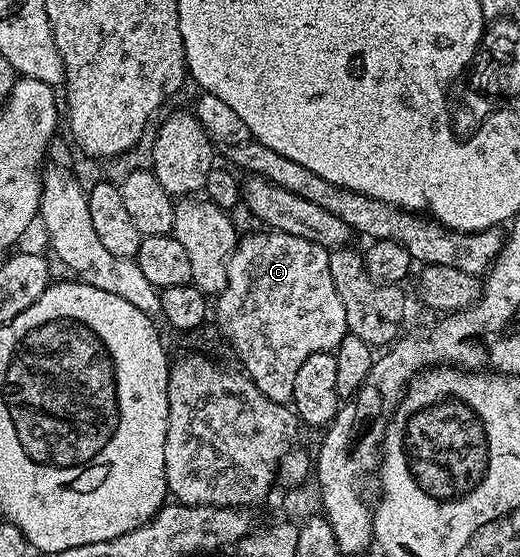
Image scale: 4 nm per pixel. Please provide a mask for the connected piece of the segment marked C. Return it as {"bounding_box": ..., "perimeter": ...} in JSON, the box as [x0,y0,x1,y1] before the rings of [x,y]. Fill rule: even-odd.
{"bounding_box":[216,229,348,404],"perimeter":[[[258,229],[251,235],[243,234],[238,240],[238,246],[234,248],[232,257],[228,263],[228,281],[225,289],[216,297],[218,303],[218,327],[222,330],[224,338],[230,342],[230,347],[234,350],[234,355],[239,359],[241,370],[268,397],[277,403],[289,404],[294,398],[296,389],[296,372],[299,371],[300,365],[312,357],[312,353],[335,352],[340,345],[340,341],[348,333],[346,330],[346,318],[344,317],[344,305],[340,302],[340,293],[336,293],[336,285],[332,282],[332,273],[330,272],[330,251],[320,246],[319,243],[304,241],[304,237],[292,237],[292,233],[280,233],[270,229]]]}

